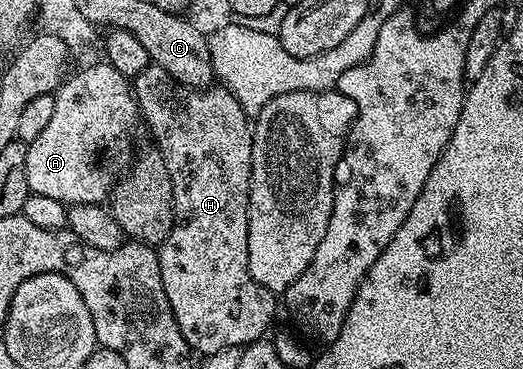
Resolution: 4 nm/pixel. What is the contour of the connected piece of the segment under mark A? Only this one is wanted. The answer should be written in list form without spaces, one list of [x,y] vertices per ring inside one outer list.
[[[99,60],[96,66],[87,66],[76,74],[68,73],[54,96],[55,107],[49,125],[41,132],[41,136],[37,136],[37,140],[27,143],[25,176],[29,180],[31,193],[49,196],[67,208],[77,204],[106,203],[116,182],[128,173],[133,161],[131,133],[135,125],[140,125],[141,115],[135,102],[132,83],[106,60]]]

